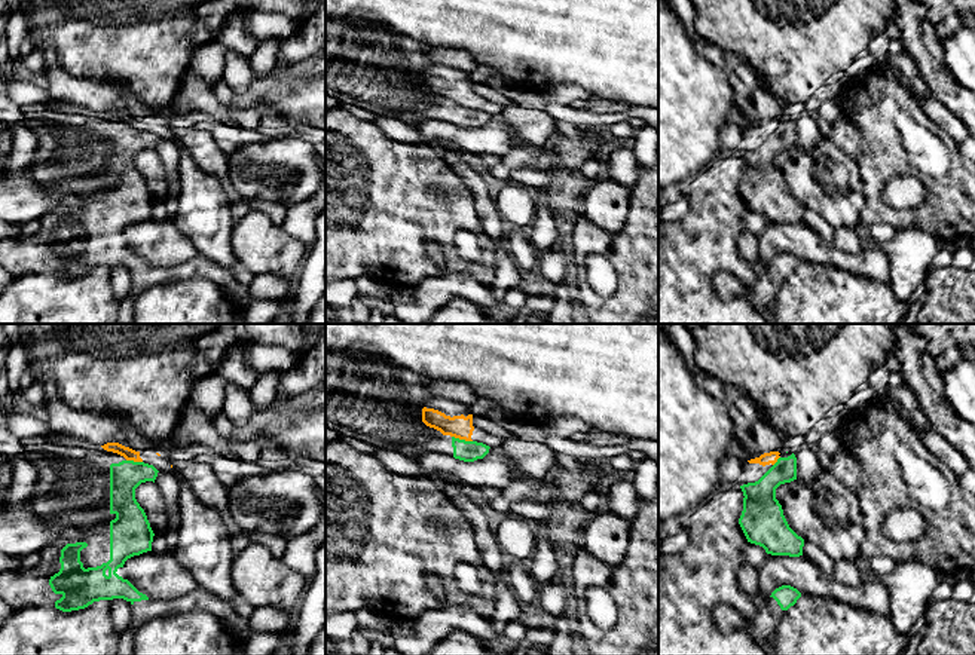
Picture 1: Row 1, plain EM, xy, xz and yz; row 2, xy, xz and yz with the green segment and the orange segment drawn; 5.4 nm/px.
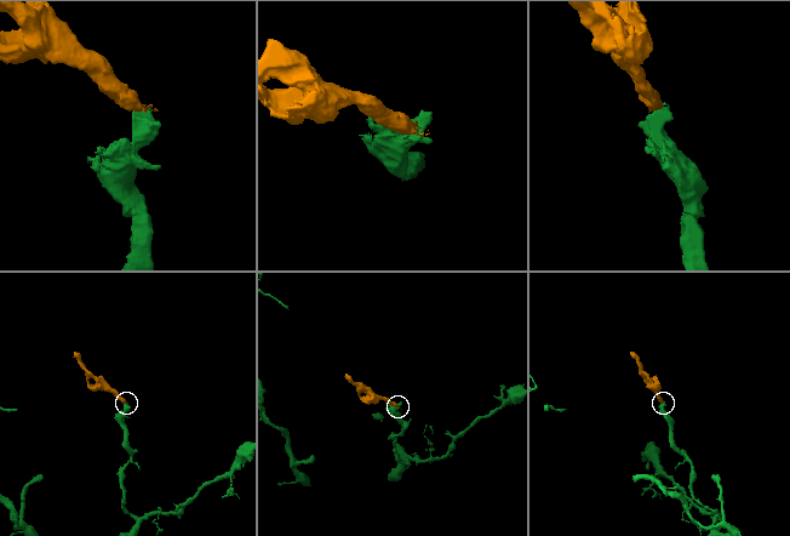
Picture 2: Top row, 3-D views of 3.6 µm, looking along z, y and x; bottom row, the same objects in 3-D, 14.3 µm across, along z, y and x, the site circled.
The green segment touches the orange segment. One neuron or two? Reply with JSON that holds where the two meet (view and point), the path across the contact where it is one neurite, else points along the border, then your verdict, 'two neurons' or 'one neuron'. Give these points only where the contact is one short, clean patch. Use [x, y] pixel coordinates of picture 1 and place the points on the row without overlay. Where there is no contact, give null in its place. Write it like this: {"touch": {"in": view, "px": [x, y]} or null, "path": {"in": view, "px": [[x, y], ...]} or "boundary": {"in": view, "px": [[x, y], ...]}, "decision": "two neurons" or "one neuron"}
{"touch": {"in": "xz", "px": [462, 107]}, "boundary": {"in": "xz", "px": [[452, 103], [471, 109]]}, "decision": "two neurons"}

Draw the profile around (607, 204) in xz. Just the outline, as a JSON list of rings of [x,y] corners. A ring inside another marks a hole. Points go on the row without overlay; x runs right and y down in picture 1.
[[[609,177],[595,181],[581,198],[581,212],[599,229],[618,235],[629,218],[632,190]]]

